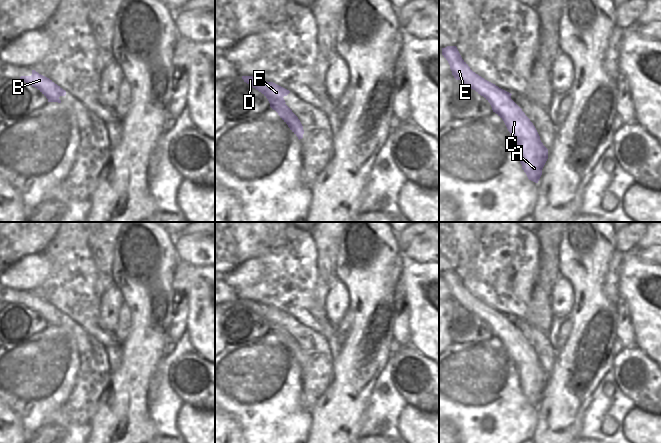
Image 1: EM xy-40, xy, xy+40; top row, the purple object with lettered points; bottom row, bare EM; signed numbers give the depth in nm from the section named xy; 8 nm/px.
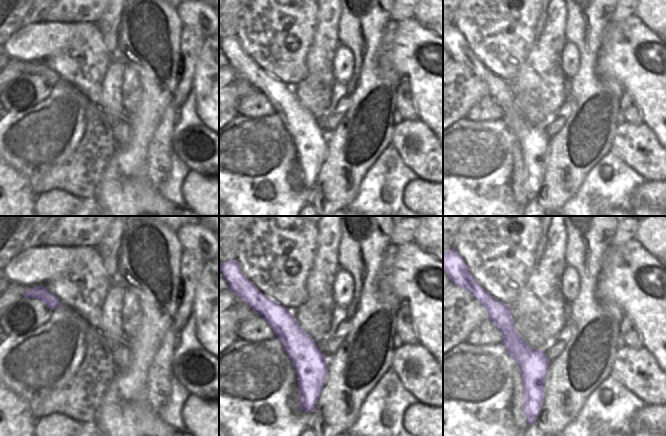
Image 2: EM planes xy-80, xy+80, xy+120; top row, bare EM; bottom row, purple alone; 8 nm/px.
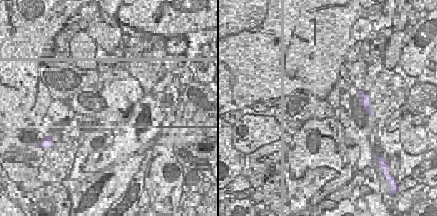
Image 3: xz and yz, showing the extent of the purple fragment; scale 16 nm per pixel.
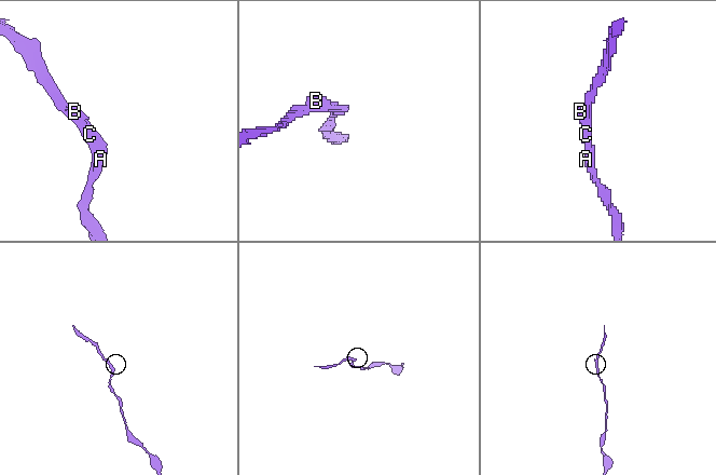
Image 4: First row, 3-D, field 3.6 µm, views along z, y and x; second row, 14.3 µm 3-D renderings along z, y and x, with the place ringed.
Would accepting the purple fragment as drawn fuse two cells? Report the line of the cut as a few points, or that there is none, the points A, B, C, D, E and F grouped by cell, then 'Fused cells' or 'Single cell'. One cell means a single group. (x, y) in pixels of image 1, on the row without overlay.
No split. Groups: A B C D E F. Single cell

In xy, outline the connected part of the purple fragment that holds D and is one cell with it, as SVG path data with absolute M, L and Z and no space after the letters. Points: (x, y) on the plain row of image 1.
M242 300L242 303L268 323L270 331L278 337L299 364L303 362L303 350L298 341L285 328L286 326L283 322L290 317L289 314L273 306L267 306L253 300Z

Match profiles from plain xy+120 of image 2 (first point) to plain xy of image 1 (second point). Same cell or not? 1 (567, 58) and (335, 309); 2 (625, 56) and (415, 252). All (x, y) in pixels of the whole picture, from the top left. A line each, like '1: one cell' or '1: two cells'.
1: one cell
2: two cells

